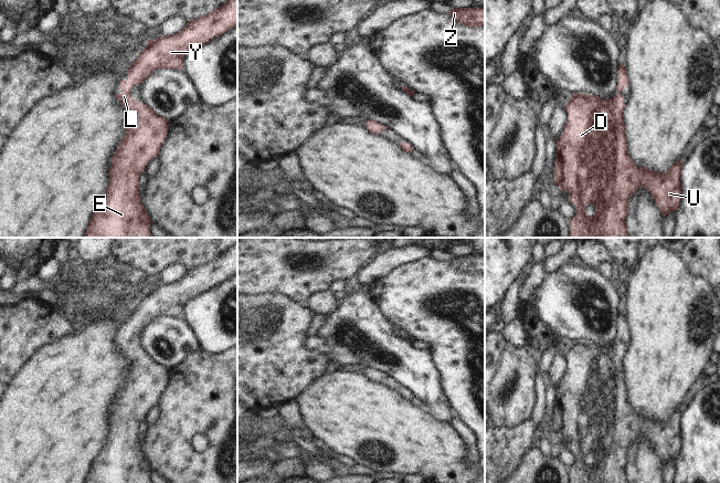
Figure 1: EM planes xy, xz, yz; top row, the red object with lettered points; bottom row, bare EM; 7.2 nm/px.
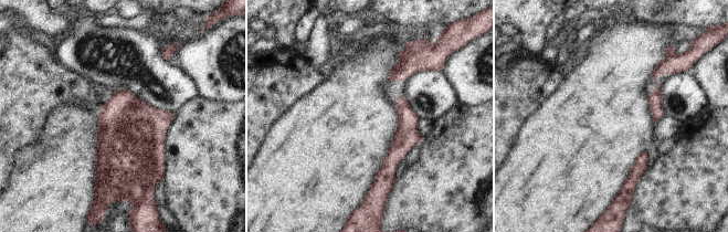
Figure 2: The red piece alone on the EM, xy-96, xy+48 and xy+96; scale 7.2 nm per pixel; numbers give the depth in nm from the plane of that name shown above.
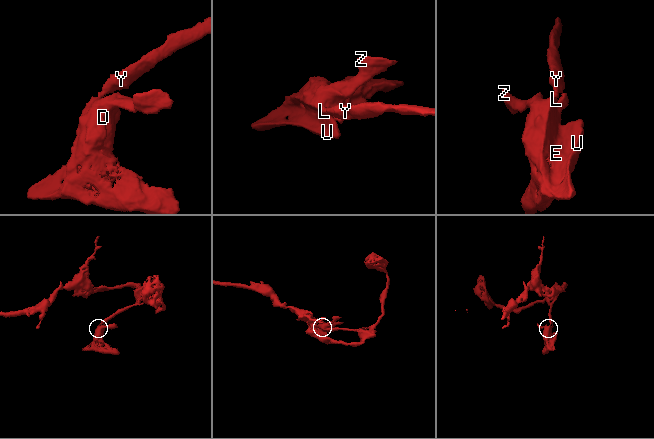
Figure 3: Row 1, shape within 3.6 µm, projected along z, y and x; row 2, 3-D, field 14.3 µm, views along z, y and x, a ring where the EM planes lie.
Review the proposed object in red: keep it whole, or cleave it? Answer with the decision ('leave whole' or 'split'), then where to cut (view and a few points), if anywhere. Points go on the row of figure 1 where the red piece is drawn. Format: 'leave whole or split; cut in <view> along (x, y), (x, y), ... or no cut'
leave whole; no cut

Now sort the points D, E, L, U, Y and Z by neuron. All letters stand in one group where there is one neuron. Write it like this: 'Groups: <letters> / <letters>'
Groups: D E L U Y Z

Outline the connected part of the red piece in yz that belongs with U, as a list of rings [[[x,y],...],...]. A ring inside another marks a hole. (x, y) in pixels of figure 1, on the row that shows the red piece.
[[[623,64],[618,65],[617,75],[618,93],[613,98],[602,99],[596,95],[574,93],[565,105],[568,120],[562,136],[557,139],[553,180],[561,191],[570,192],[569,201],[576,208],[575,216],[569,218],[570,238],[617,238],[622,234],[629,238],[626,224],[628,198],[639,187],[650,192],[664,217],[680,207],[682,160],[675,161],[667,171],[659,174],[637,167],[628,155],[623,118],[625,103],[620,93],[629,84],[629,80]],[[587,203],[595,207],[593,216],[585,211]]]

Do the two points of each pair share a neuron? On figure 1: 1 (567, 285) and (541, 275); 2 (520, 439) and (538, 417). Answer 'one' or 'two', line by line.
1: two
2: two

